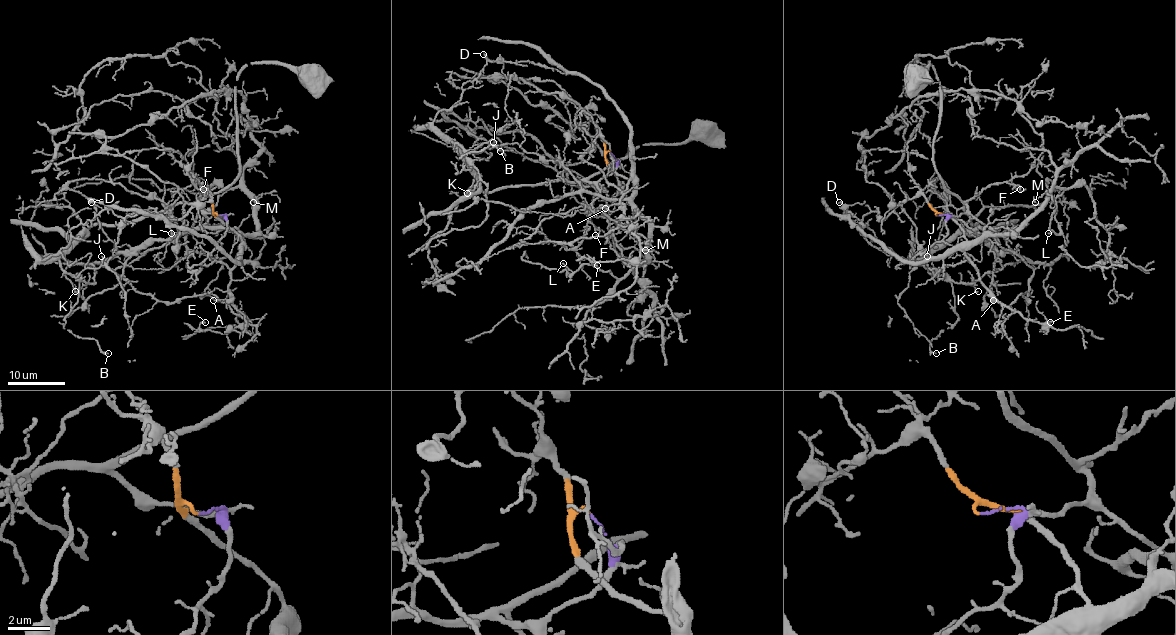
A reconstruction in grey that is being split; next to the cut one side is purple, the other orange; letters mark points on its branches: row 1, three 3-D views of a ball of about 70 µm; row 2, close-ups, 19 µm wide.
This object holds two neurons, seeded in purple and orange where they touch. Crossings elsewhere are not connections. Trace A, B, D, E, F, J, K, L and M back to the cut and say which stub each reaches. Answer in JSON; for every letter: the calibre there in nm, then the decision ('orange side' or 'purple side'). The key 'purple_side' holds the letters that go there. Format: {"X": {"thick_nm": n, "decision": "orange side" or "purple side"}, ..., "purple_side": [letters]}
{"A": {"thick_nm": 90, "decision": "orange side"}, "B": {"thick_nm": 110, "decision": "purple side"}, "D": {"thick_nm": 150, "decision": "purple side"}, "E": {"thick_nm": 140, "decision": "orange side"}, "F": {"thick_nm": 110, "decision": "purple side"}, "J": {"thick_nm": 150, "decision": "purple side"}, "K": {"thick_nm": 140, "decision": "purple side"}, "L": {"thick_nm": 100, "decision": "orange side"}, "M": {"thick_nm": 120, "decision": "orange side"}, "purple_side": ["B", "D", "F", "J", "K"]}

